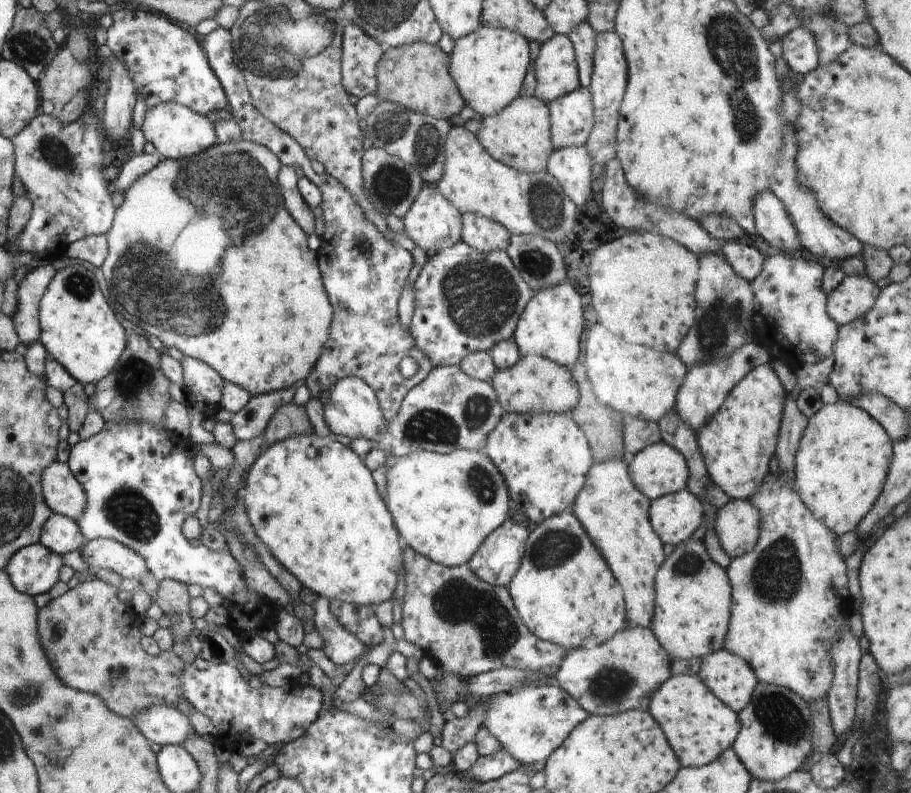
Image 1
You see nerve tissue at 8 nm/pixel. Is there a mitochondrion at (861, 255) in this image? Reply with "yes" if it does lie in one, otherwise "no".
no

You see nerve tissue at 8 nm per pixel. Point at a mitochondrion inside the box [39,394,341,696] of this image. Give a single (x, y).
(127, 509)

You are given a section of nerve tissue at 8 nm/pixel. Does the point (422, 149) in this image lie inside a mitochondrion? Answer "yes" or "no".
yes

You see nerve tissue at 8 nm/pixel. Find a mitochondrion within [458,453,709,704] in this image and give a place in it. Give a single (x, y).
(555, 547)

